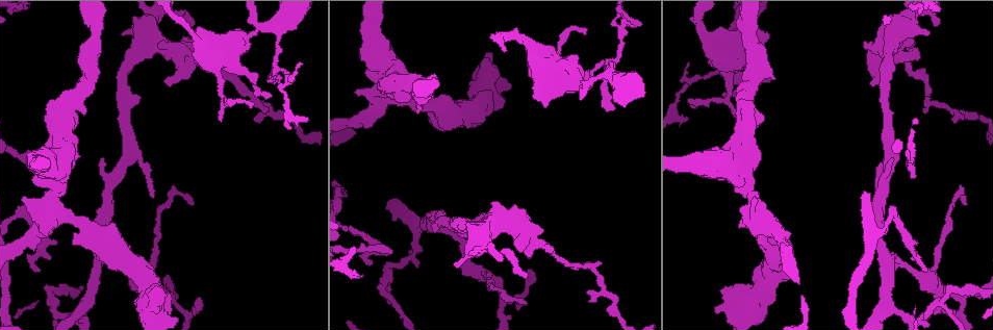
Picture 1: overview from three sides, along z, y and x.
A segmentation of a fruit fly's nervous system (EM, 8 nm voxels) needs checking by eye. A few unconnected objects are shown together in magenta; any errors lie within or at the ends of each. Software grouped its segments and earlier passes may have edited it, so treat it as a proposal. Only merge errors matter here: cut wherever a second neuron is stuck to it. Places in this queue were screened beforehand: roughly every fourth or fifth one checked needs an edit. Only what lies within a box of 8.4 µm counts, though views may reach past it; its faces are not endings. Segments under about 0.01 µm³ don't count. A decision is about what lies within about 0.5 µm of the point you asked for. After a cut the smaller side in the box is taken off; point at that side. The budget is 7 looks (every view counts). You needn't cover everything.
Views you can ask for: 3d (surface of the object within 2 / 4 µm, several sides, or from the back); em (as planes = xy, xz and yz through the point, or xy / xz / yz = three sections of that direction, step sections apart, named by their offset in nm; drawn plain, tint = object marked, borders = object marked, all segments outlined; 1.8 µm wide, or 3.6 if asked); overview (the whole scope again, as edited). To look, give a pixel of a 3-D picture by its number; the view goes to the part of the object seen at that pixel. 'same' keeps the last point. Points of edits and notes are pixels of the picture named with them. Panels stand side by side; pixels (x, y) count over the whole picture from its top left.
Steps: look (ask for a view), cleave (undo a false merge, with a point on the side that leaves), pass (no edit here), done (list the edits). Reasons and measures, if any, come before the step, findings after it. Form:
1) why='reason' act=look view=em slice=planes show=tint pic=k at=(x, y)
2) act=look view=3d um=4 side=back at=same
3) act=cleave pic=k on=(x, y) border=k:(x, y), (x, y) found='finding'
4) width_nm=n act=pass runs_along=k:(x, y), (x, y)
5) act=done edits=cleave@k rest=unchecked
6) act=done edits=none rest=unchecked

why='arms part here' act=look view=em um=3.6 slice=xz step=4 show=tint pic=1 at=(466, 118)

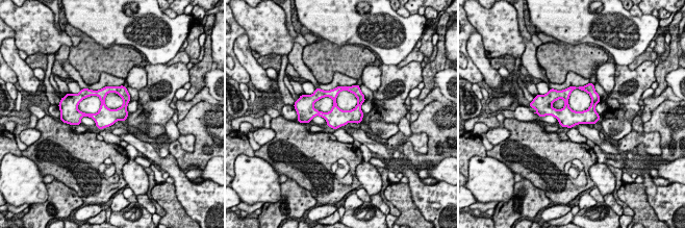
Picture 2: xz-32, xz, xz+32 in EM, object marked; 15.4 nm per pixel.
width_nm=300 act=pass runs_along=2:(361, 97), (350, 116), (311, 115) found='one neuron here'

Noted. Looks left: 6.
why='thick turns thin' act=look view=em um=3.6 slice=xy step=16 show=tint pic=1 at=(386, 73)

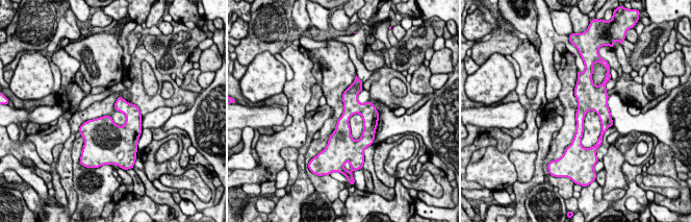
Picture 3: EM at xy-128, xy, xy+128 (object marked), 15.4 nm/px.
act=look view=em um=3.6 slice=planes show=tint at=same

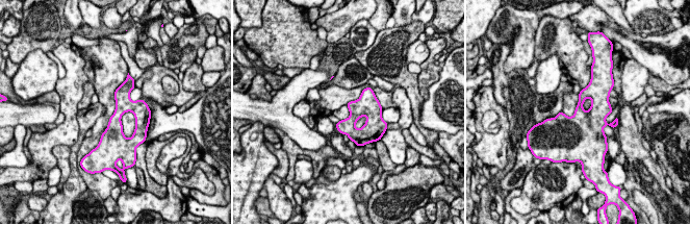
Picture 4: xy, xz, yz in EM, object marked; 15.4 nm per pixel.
act=pass runs_along=4:(146, 109), (125, 107), (104, 135) found='one neuron here'

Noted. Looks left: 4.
why='four or more arms meet' act=look view=em um=3.6 slice=yz step=8 show=tint pic=1 at=(508, 222)

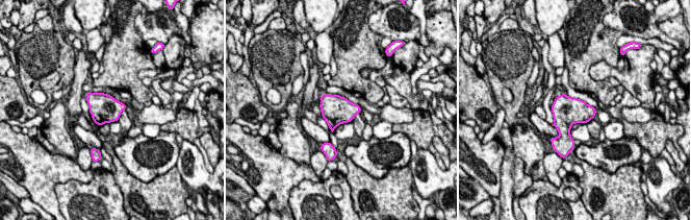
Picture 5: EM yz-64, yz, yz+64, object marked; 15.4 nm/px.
why='another direction' act=look view=em um=3.6 slice=planes show=tint at=same

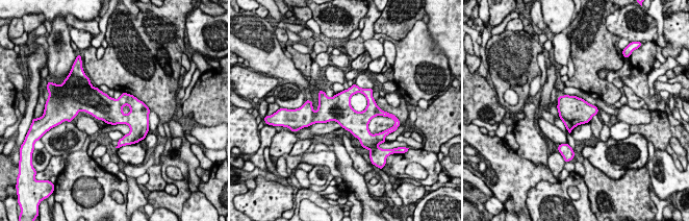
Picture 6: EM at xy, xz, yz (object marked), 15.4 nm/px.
act=pass found='continuous, no second neuron'

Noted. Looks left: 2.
act=done edits=none rest=unchecked

